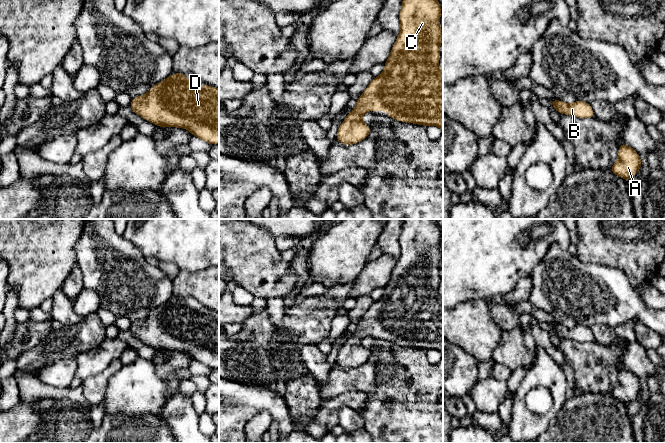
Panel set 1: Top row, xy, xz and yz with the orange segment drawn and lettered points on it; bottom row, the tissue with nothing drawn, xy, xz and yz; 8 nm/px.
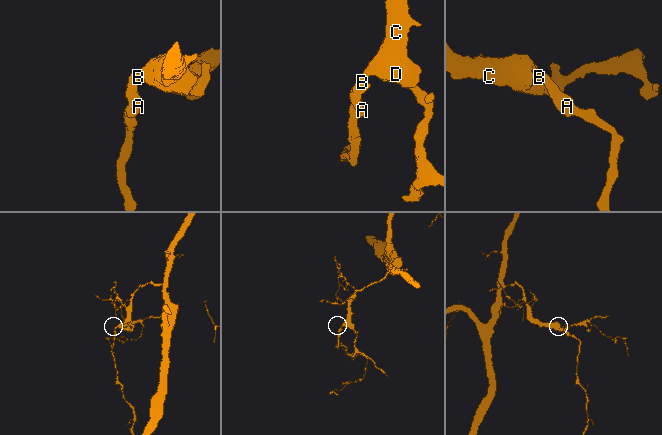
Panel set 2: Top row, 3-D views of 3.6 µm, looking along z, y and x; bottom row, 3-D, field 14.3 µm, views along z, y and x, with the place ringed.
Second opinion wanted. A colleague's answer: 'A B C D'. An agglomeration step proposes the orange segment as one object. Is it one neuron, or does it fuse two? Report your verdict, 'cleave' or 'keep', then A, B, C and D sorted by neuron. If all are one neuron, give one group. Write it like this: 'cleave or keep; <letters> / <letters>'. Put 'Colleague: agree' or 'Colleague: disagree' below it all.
keep; A B C D
Colleague: agree

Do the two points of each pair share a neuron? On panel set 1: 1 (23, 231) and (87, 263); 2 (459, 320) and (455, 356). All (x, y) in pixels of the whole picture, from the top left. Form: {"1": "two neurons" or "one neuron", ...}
{"1": "two neurons", "2": "two neurons"}

